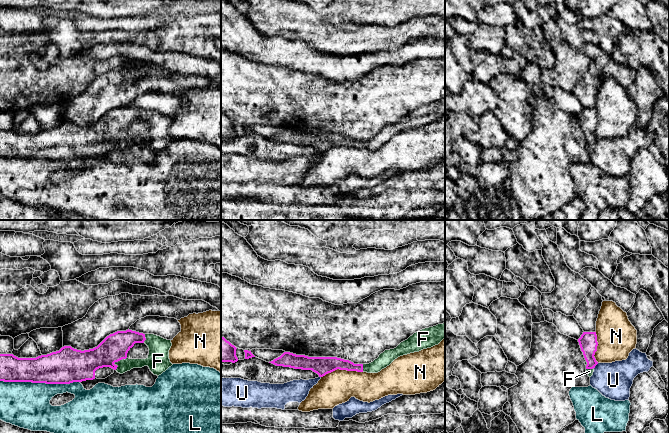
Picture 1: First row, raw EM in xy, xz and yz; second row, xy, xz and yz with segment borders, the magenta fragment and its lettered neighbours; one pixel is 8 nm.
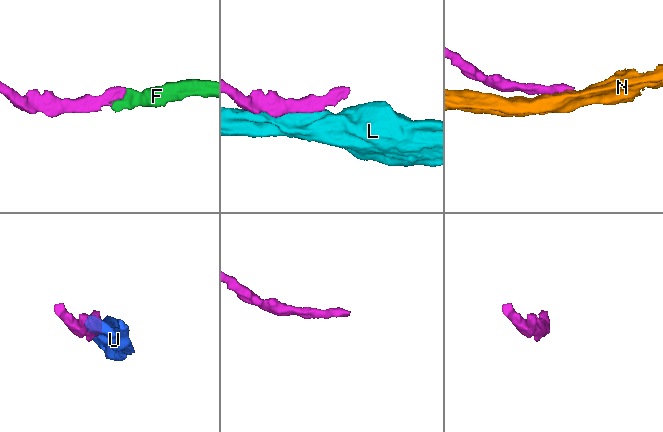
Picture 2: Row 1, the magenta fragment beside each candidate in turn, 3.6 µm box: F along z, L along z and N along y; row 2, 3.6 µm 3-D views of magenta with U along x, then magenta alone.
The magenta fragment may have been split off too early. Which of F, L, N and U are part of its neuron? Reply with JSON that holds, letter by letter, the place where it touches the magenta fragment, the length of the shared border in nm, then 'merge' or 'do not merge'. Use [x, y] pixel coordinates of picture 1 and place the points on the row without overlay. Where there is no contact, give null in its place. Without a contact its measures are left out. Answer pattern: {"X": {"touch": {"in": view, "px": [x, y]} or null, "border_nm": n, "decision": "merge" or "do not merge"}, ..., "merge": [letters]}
{"F": {"touch": {"in": "xy", "px": [117, 137]}, "border_nm": 140, "decision": "merge"}, "L": {"touch": {"in": "xy", "px": [40, 158]}, "border_nm": 650, "decision": "do not merge"}, "N": {"touch": {"in": "xz", "px": [341, 145]}, "border_nm": 340, "decision": "do not merge"}, "U": {"touch": {"in": "yz", "px": [595, 141]}, "border_nm": 60, "decision": "do not merge"}, "merge": ["F"]}

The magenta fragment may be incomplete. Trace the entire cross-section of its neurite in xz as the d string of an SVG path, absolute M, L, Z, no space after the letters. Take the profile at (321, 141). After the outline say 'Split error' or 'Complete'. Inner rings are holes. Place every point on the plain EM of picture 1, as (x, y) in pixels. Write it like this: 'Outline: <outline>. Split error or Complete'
Outline: M445 99L422 105L401 118L396 124L385 126L377 135L369 140L354 140L349 136L337 133L308 133L290 128L284 128L280 133L269 139L294 145L312 146L319 153L323 153L337 145L378 149L398 133L431 124L438 121L444 114Z. Split error

